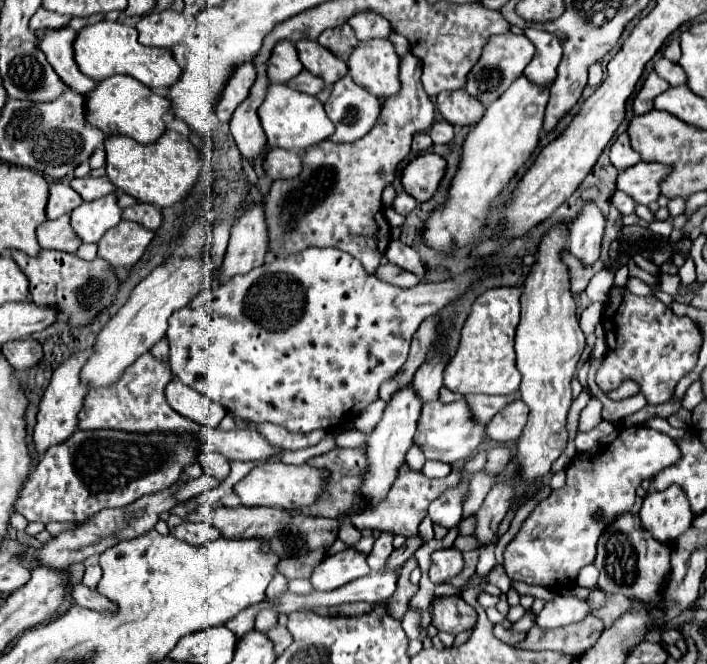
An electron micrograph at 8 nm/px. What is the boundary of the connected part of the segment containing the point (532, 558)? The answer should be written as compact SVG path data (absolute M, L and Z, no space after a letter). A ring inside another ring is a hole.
M617 427L613 433L599 439L591 451L577 451L573 461L565 467L565 487L543 499L507 545L503 569L509 579L527 585L543 585L549 589L575 583L581 567L593 563L597 541L603 531L621 513L631 511L635 503L635 491L641 481L651 479L677 459L679 447L675 441L665 433L645 427ZM541 519L547 519L549 529L561 527L561 531L535 531L535 527L541 525Z

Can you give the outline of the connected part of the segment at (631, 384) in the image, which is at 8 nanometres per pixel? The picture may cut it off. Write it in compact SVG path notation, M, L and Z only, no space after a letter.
M625 379L625 381L621 383L621 387L619 387L617 391L613 391L609 397L615 399L615 401L623 401L623 399L633 397L633 395L639 395L639 383L635 383L635 381L631 381L631 379Z

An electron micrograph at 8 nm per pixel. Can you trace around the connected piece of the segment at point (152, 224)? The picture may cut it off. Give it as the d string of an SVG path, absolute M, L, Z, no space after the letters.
M139 203L139 205L133 205L133 207L127 207L123 211L123 219L129 219L129 221L135 221L143 227L147 227L149 231L157 231L161 227L161 211L159 207L155 205L149 205L149 203Z

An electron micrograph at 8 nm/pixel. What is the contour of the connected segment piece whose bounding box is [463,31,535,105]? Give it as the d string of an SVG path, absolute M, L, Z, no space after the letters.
M511 31L503 33L503 35L493 35L487 45L483 47L483 53L479 57L479 61L471 67L469 75L467 75L467 83L465 83L465 91L479 99L483 105L493 103L503 91L507 91L507 87L515 81L515 77L519 77L523 73L523 69L527 67L527 63L531 61L535 49L531 45L531 41L527 41L525 35L513 35Z

